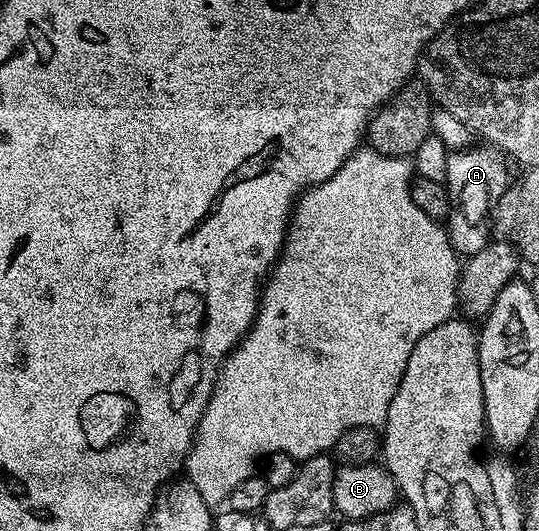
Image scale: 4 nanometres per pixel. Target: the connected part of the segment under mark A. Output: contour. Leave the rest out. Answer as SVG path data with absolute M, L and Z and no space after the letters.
M470 147L450 152L447 159L447 179L443 182L449 190L449 219L447 232L453 250L458 255L470 257L491 240L491 218L497 200L511 184L506 158L492 147Z

